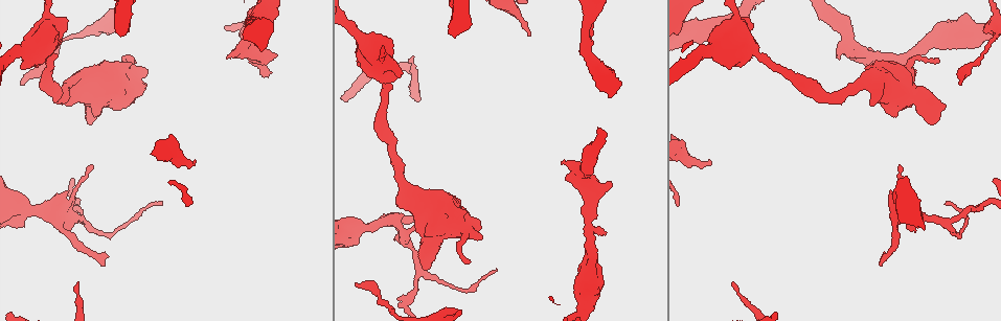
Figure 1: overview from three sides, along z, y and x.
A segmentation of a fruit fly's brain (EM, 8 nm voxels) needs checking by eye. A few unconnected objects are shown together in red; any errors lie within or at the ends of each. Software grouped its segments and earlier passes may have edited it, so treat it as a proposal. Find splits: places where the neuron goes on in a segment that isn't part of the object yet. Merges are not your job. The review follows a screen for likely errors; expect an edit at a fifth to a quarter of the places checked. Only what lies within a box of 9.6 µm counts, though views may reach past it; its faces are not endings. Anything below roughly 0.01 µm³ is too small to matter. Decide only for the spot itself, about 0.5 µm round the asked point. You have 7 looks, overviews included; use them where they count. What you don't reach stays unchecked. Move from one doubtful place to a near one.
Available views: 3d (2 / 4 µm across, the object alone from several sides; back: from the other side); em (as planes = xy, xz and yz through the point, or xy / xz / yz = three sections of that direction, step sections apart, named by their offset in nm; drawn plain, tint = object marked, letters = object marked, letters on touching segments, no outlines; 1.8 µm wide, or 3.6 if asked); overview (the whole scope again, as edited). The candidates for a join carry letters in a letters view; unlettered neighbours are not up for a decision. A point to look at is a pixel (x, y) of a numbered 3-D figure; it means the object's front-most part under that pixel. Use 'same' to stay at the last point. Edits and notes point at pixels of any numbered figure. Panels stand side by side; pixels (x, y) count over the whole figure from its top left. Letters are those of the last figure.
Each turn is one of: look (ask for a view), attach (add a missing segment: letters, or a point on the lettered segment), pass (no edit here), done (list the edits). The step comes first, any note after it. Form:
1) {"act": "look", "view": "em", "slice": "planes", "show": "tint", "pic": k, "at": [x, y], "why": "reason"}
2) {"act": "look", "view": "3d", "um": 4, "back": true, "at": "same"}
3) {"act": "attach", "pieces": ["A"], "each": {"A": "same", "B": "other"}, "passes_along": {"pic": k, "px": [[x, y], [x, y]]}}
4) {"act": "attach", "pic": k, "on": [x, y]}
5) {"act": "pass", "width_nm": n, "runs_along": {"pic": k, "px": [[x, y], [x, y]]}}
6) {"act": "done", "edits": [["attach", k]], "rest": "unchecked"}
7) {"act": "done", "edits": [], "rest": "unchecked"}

{"act": "look", "view": "em", "slice": "planes", "show": "letters", "pic": 1, "at": [915, 229], "why": "branch stops here"}

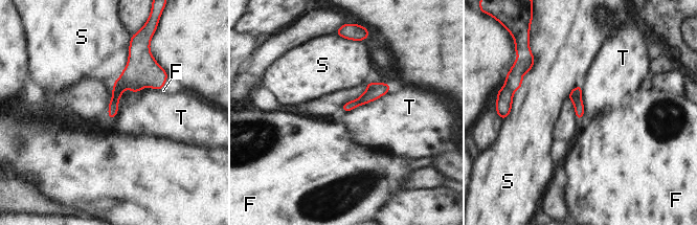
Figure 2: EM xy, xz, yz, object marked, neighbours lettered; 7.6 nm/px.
{"act": "pass", "each": {"F": "other", "S": "other", "T": "other"}, "found": "no lettered segment goes on from it"}

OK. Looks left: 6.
{"act": "look", "view": "3d", "um": 2, "back": true, "pic": 1, "at": [355, 285], "why": "an open end"}

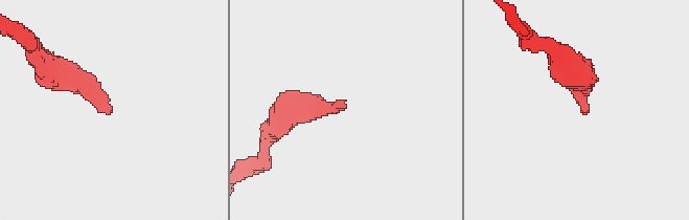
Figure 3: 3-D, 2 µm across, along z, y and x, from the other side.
{"act": "look", "view": "em", "slice": "yz", "step": 4, "show": "letters", "pic": 3, "at": [343, 105]}

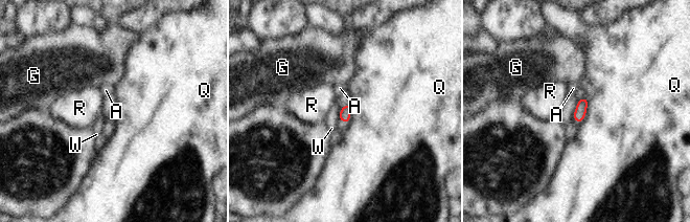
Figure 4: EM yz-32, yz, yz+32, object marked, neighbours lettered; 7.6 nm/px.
{"act": "look", "view": "em", "slice": "planes", "show": "letters", "at": "same"}

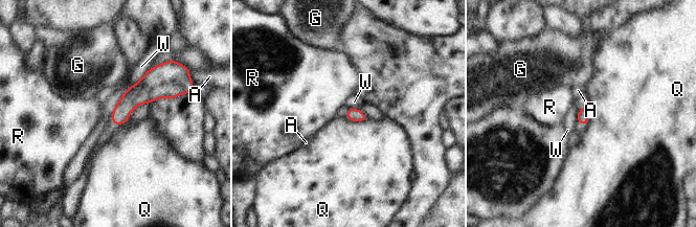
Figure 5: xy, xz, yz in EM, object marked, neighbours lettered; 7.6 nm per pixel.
{"act": "pass", "each": {"A": "other", "G": "other", "Q": "other", "R": "other", "W": "other"}, "border": {"pic": 5, "px": [[149, 68], [136, 83], [130, 86]]}, "found": "none of them fits"}

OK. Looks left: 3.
{"act": "look", "view": "em", "um": 3.6, "slice": "xy", "step": 4, "show": "letters", "pic": 1, "at": [937, 60], "why": "an open end"}

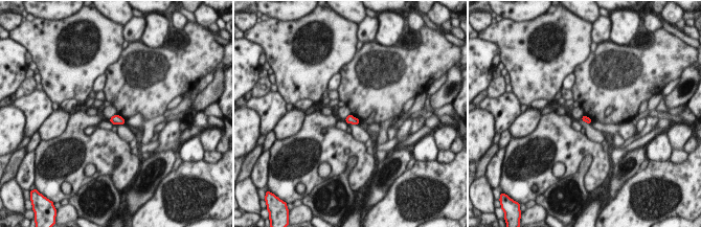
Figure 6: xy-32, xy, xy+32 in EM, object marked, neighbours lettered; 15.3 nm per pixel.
{"act": "look", "view": "em", "um": 3.6, "slice": "planes", "show": "letters", "at": "same", "why": "another direction"}

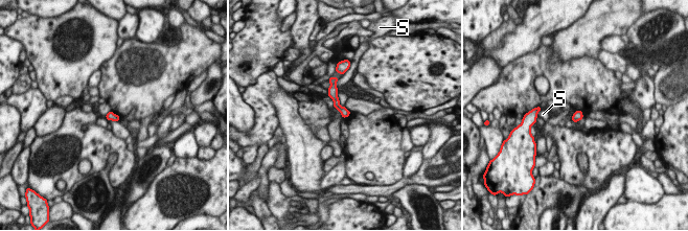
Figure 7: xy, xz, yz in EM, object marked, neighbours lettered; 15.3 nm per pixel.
{"act": "pass", "width_nm": 130, "longest_contact_nm": ["S", 150], "each": {"S": "other"}, "found": "none of them fits"}

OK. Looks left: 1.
{"act": "done", "edits": [], "rest": "unchecked"}

